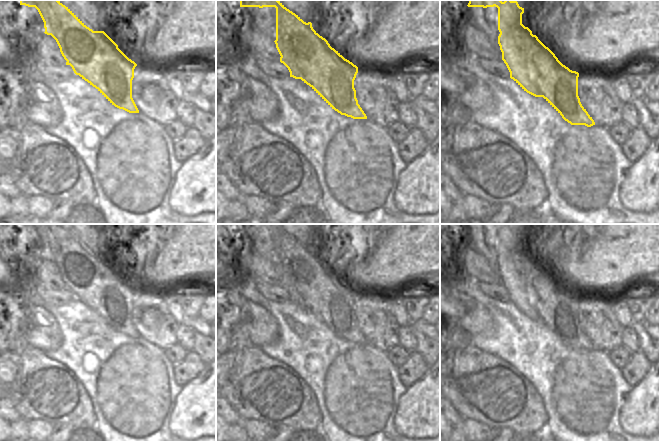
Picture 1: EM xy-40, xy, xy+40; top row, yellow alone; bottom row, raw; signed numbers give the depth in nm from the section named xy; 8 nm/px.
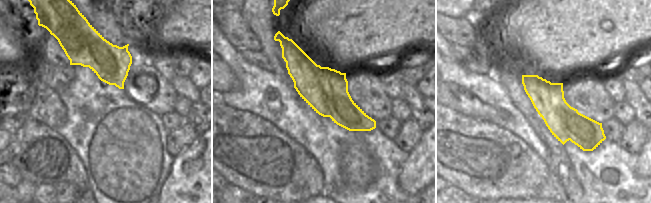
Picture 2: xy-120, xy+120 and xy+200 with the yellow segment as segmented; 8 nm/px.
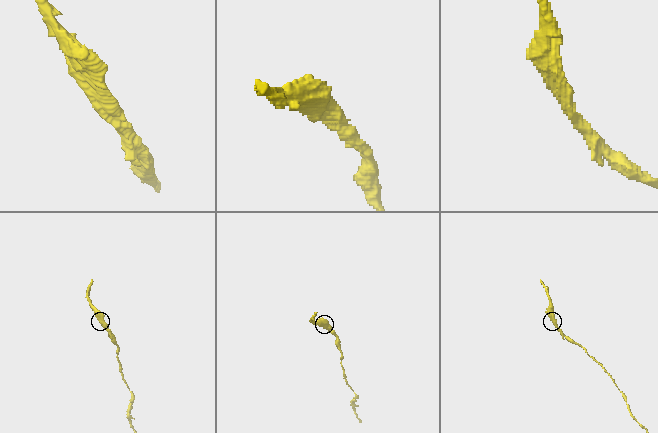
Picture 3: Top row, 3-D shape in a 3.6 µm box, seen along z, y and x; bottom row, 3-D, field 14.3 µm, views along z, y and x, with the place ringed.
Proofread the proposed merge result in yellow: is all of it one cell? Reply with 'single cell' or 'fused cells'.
fused cells

